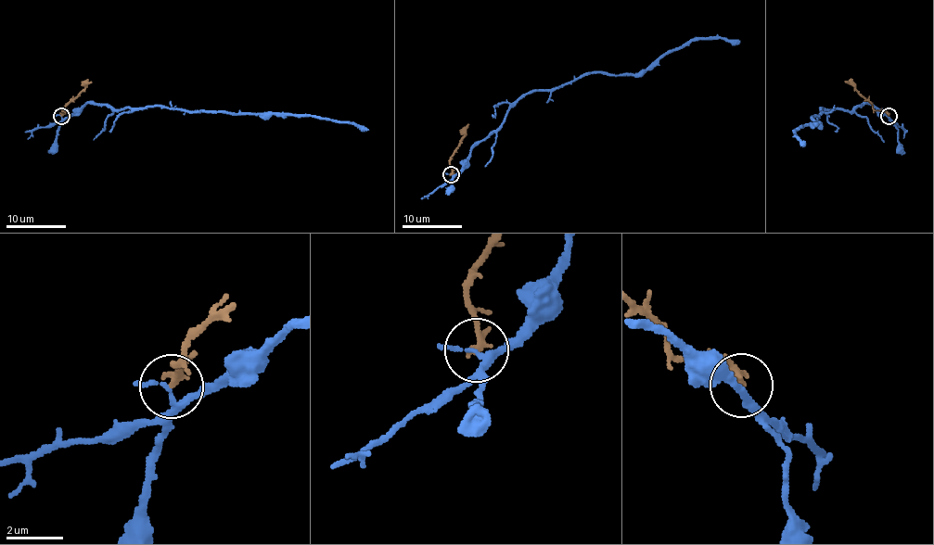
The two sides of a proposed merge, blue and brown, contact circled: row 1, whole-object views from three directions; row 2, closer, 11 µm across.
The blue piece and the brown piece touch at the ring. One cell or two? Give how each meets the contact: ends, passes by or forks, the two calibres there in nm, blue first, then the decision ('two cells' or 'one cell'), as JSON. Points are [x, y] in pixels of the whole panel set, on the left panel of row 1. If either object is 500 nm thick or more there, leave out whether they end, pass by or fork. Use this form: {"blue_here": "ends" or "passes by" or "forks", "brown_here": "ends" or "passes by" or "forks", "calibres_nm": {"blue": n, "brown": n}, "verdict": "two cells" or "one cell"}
{"blue_here": "passes by", "brown_here": "passes by", "calibres_nm": {"blue": 140, "brown": 180}, "verdict": "two cells"}

